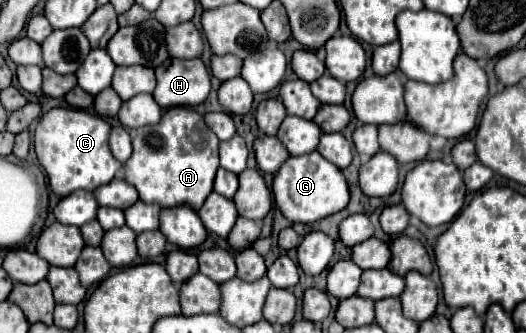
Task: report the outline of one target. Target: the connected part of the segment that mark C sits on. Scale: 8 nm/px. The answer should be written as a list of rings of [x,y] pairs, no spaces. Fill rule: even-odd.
[[[52,108],[40,118],[34,132],[34,148],[54,194],[64,198],[74,190],[96,190],[114,178],[122,164],[112,158],[108,148],[110,130],[110,124],[102,116],[76,108]]]

